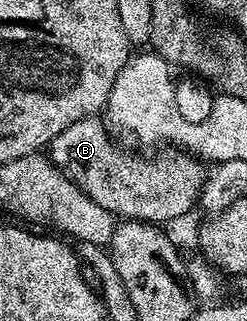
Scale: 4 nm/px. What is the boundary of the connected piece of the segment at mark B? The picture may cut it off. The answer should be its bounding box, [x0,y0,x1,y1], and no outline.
[49,117,209,225]

